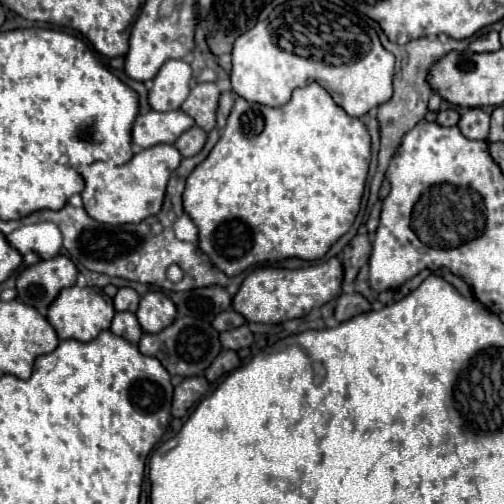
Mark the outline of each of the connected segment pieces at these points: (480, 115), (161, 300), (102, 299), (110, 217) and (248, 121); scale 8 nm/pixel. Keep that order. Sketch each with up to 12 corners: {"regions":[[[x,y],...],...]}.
{"regions":[[[468,109],[458,129],[468,139],[486,141],[490,115]],[[152,291],[140,299],[136,317],[146,333],[168,327],[176,307]],[[66,287],[48,307],[60,339],[92,341],[114,317],[98,287]],[[174,145],[124,165],[78,167],[92,219],[112,225],[156,215],[180,165]],[[318,83],[238,97],[186,179],[228,277],[318,261],[360,209],[370,135]]]}

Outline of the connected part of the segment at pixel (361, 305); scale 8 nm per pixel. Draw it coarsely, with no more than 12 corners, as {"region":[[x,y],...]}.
{"region":[[342,293],[338,297],[336,321],[370,309],[360,293]]}

